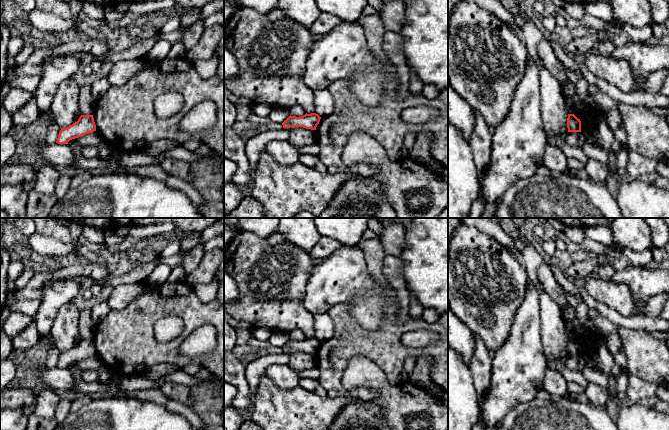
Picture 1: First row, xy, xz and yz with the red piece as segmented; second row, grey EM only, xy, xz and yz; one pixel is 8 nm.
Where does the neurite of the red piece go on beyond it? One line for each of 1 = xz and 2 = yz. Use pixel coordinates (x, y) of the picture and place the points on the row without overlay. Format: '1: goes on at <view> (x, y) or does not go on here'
1: does not go on here
2: does not go on here

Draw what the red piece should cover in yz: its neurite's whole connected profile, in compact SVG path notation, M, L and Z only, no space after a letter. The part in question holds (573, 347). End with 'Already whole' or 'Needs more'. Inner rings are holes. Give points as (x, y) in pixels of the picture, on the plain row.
M568 338L567 342L568 356L581 356L581 345L574 338Z. Already whole

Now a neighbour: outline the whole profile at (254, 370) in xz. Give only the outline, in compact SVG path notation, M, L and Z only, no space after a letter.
M283 352L281 354L263 356L257 360L254 360L253 362L250 362L246 366L245 377L253 396L256 395L260 379L266 373L267 368L273 364L288 365L289 360L289 353Z

